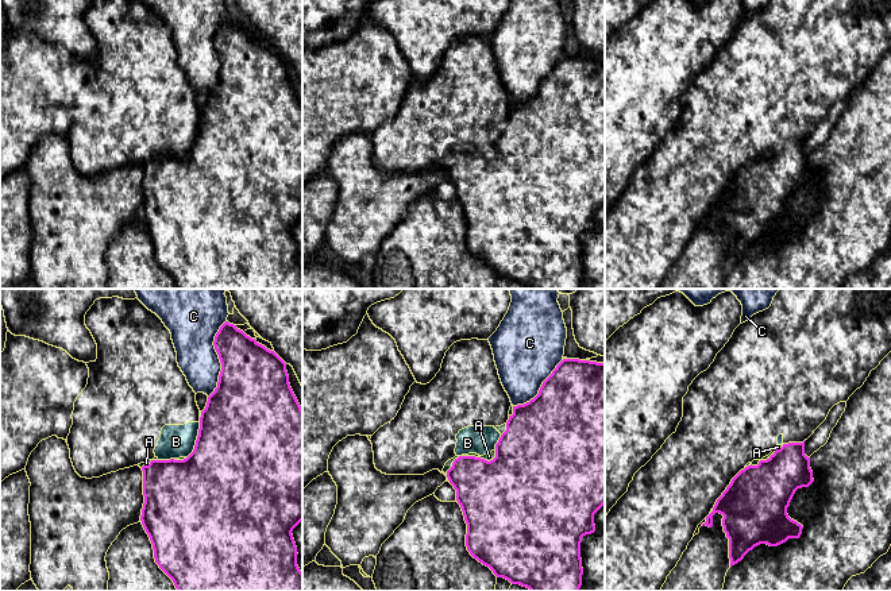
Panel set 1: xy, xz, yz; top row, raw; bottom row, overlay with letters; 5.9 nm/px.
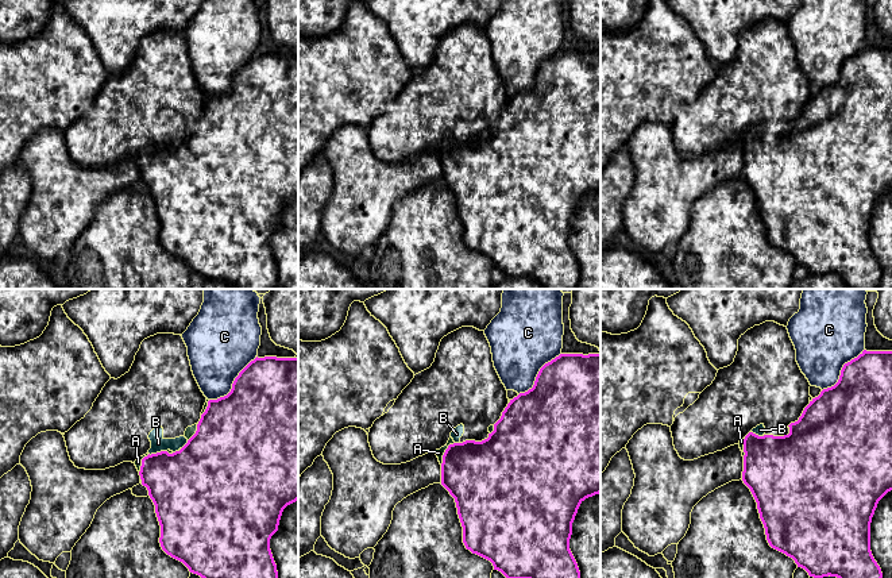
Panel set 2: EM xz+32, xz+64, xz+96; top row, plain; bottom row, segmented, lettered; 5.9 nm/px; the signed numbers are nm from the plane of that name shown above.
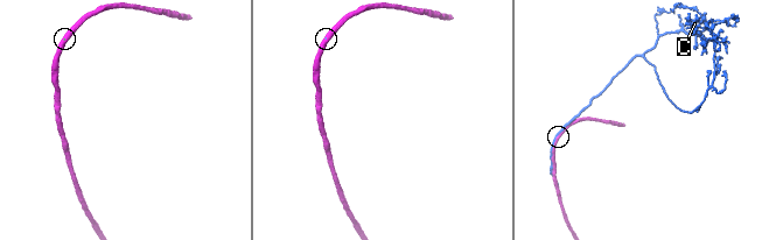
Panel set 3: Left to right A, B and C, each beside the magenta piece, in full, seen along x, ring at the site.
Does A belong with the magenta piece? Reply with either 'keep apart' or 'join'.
keep apart

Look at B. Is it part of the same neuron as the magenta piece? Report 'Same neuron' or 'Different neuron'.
Same neuron

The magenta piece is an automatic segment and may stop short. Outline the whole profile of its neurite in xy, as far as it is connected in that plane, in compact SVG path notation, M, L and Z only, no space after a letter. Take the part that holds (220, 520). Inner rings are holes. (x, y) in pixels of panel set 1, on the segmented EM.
M228 321L220 327L213 345L221 371L217 387L208 397L205 409L200 412L200 421L165 425L154 449L157 459L142 467L144 503L140 521L153 544L155 563L178 591L302 591L302 572L297 565L298 553L292 534L302 521L302 409L290 387L286 363L274 351Z

